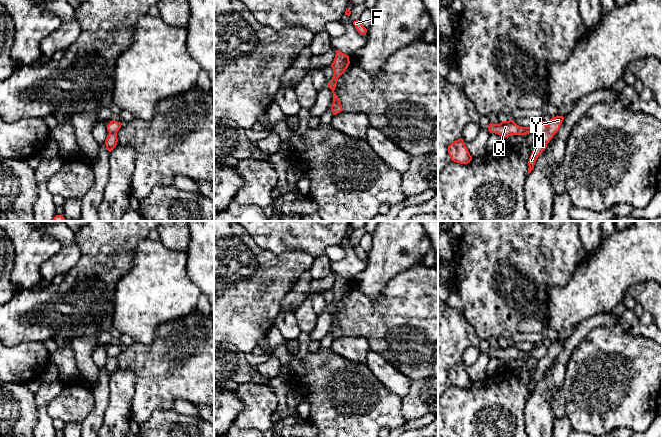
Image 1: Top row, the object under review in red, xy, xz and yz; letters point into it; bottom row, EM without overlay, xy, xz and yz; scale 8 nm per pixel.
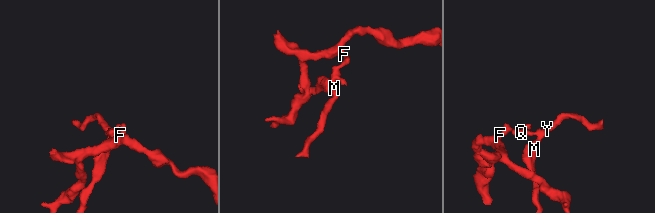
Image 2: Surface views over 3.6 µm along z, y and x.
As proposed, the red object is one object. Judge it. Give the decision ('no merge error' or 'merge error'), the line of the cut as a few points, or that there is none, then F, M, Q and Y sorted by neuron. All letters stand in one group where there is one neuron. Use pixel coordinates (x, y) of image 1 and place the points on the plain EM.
merge error; cut yz (548, 349), (538, 359); groups F Q / M Y

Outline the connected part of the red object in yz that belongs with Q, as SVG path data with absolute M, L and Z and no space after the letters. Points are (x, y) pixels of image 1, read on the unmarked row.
M513 344L502 345L500 348L490 347L488 350L490 357L498 358L504 362L511 359L525 359L529 357L535 357L539 360L543 358L547 352L548 349L544 345L531 351L519 350Z

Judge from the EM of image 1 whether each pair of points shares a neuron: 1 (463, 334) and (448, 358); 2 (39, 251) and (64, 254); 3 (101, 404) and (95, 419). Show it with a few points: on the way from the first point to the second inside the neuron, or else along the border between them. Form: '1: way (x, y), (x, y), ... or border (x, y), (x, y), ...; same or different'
1: way (457, 340), (448, 349), (448, 352); same
2: border (62, 245), (41, 266), (40, 270); different
3: way (99, 408), (96, 415); same

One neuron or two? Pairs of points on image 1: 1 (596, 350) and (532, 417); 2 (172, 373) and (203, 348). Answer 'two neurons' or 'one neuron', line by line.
1: two neurons
2: one neuron

